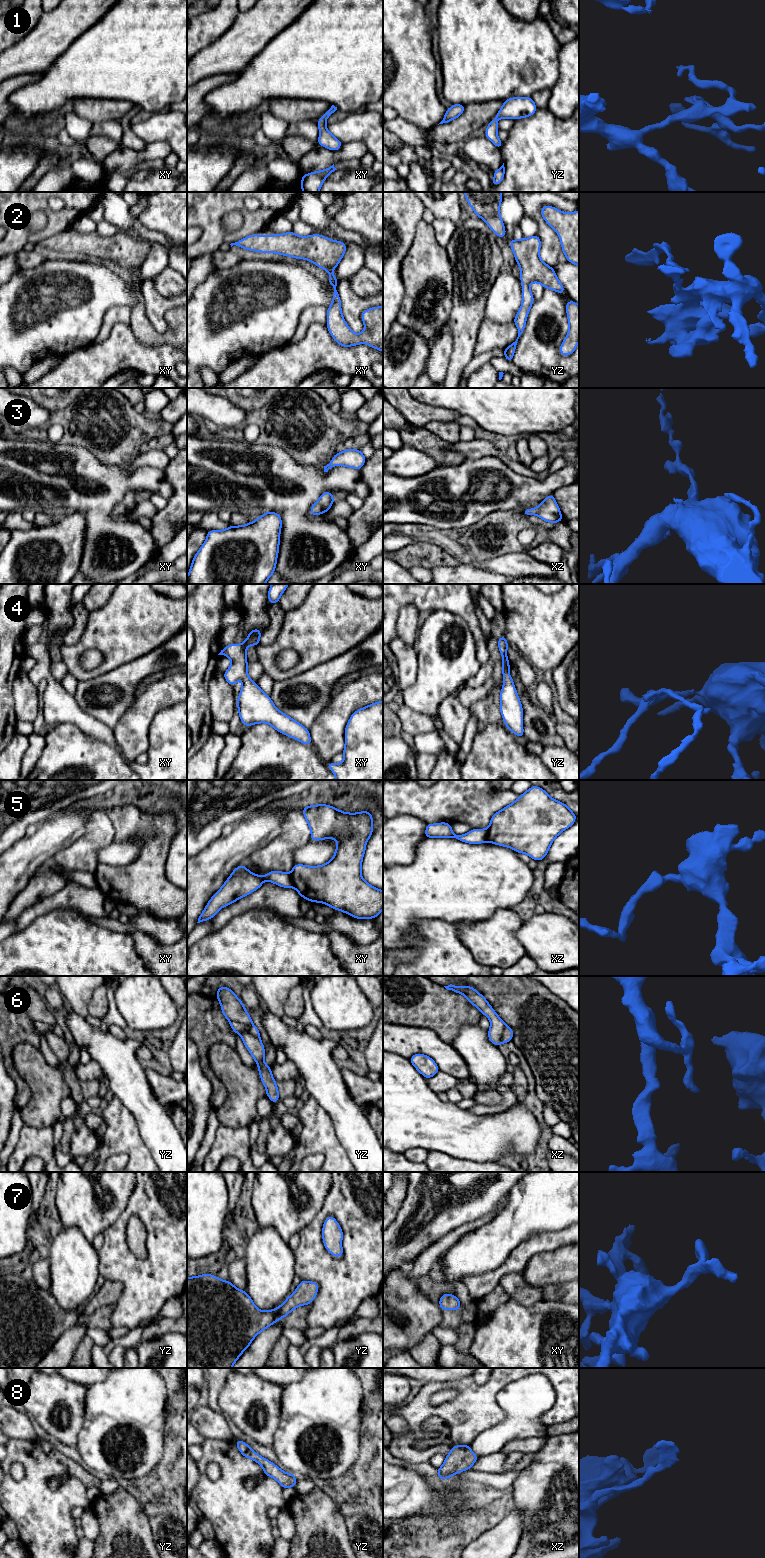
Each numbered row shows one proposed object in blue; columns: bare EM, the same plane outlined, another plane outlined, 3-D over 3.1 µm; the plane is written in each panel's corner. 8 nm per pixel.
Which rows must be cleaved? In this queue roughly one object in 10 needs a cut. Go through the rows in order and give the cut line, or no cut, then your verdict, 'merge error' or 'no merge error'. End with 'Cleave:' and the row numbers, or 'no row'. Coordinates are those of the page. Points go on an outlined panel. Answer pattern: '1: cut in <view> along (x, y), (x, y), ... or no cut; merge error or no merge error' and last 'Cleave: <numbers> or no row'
1: no cut; no merge error
2: no cut; no merge error
3: no cut; no merge error
4: no cut; no merge error
5: cut in xy along (289, 874), (293, 886); merge error
6: cut in yz along (230, 1020), (246, 1026), (252, 1024); merge error
7: no cut; no merge error
8: no cut; no merge error
Cleave: 5, 6

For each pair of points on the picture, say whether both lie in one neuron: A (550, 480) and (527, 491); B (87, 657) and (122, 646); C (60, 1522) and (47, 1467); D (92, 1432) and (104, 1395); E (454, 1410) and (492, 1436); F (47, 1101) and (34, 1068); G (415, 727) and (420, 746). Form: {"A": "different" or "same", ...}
{"A": "same", "B": "different", "C": "same", "D": "same", "E": "different", "F": "same", "G": "different"}

